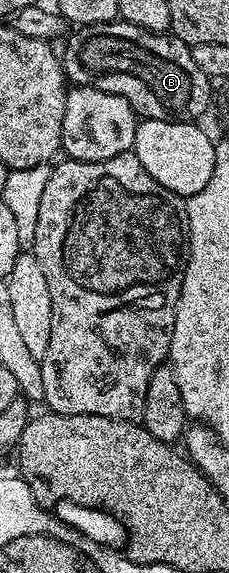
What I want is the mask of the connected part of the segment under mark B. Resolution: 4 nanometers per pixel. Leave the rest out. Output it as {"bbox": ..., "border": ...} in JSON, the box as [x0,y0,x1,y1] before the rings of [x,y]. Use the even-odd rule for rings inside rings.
{"bbox":[61,21,212,121],"border":[[[112,21],[80,26],[61,47],[63,74],[72,84],[96,87],[125,97],[136,116],[157,121],[202,120],[211,103],[212,80],[201,73],[188,44],[170,33],[146,31],[132,23]]]}

